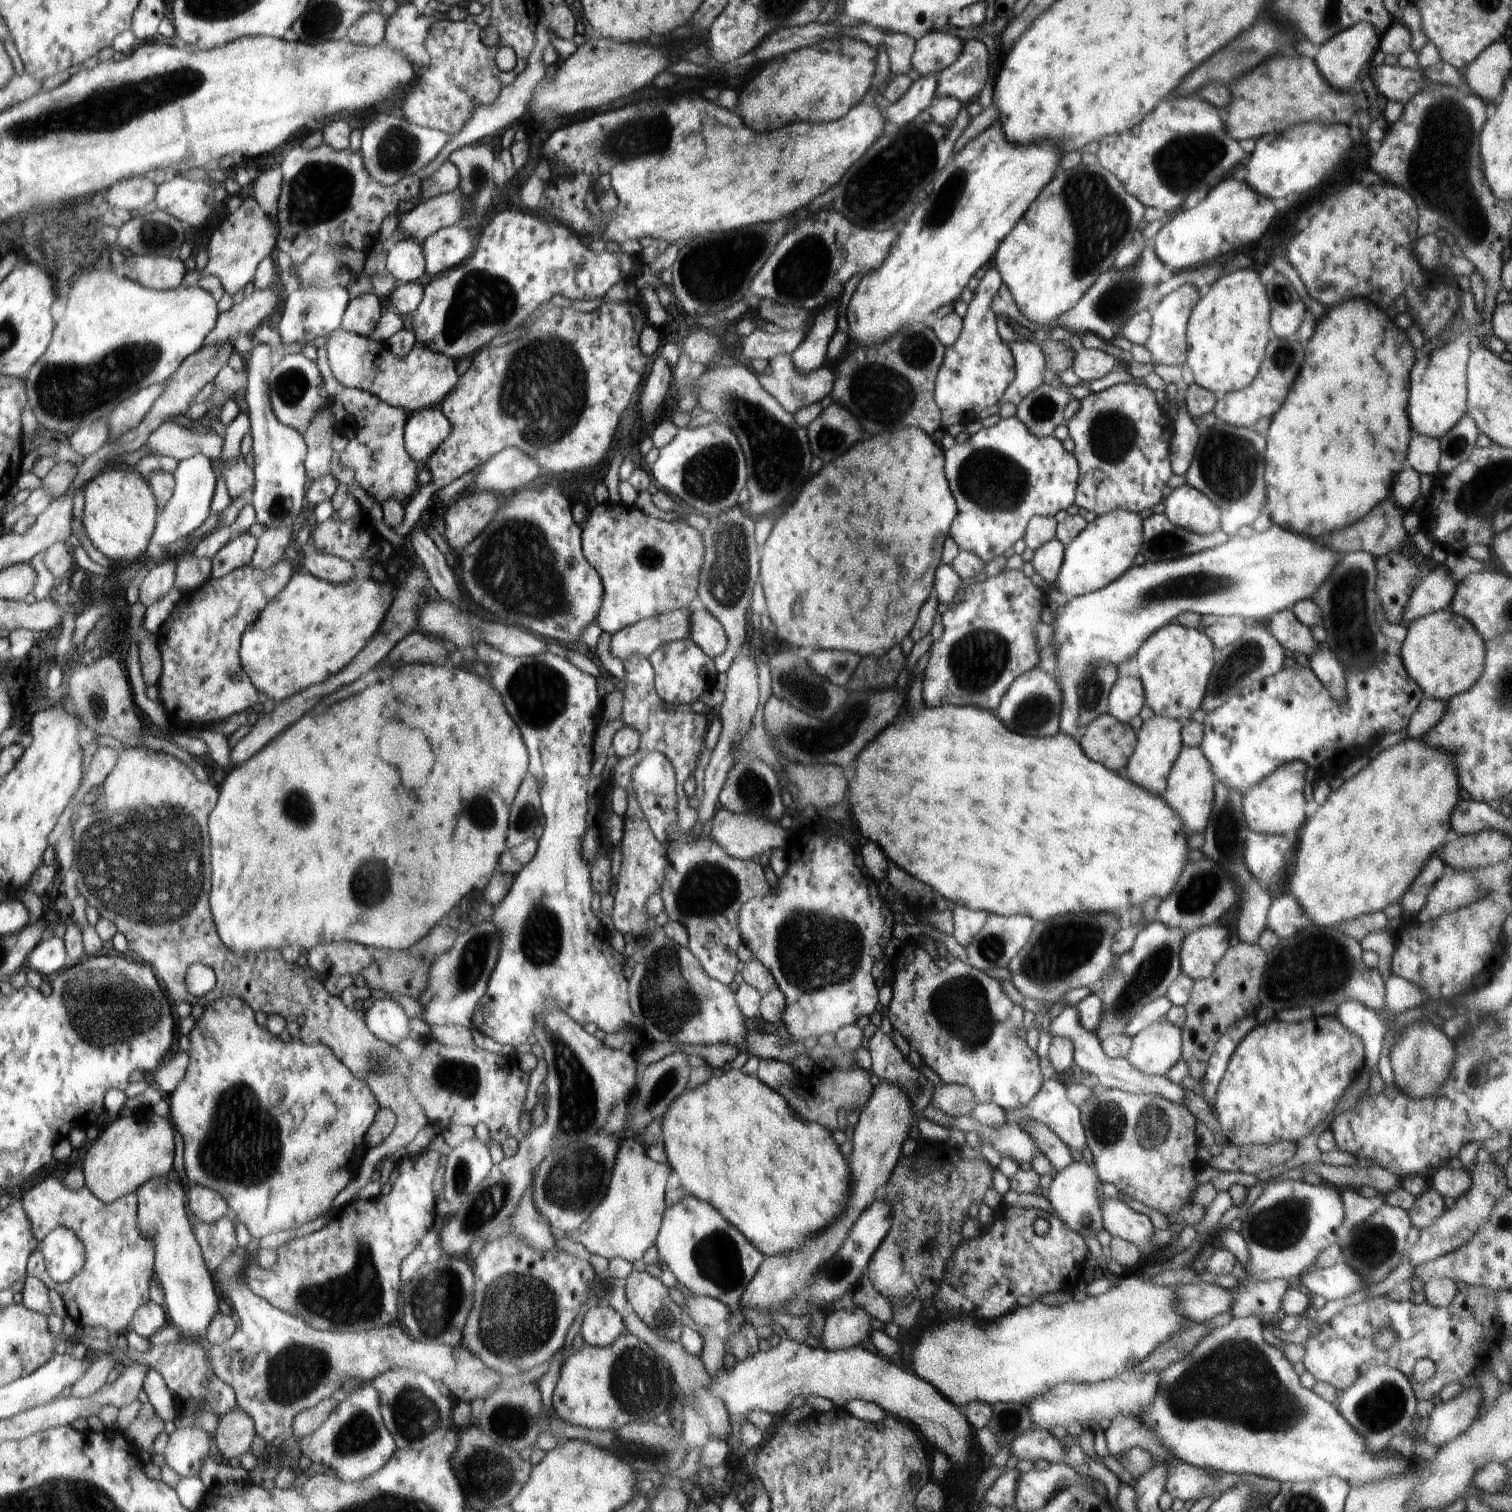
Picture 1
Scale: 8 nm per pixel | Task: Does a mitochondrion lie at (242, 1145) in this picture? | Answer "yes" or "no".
yes

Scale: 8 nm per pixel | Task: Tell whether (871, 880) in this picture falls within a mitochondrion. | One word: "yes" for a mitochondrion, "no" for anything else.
no

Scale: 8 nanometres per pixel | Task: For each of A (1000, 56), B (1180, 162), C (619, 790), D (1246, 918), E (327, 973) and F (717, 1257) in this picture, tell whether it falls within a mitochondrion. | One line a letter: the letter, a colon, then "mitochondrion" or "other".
A: other
B: mitochondrion
C: other
D: mitochondrion
E: other
F: mitochondrion

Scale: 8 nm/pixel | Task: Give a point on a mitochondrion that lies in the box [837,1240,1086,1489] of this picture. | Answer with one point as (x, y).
(1005, 1422)

